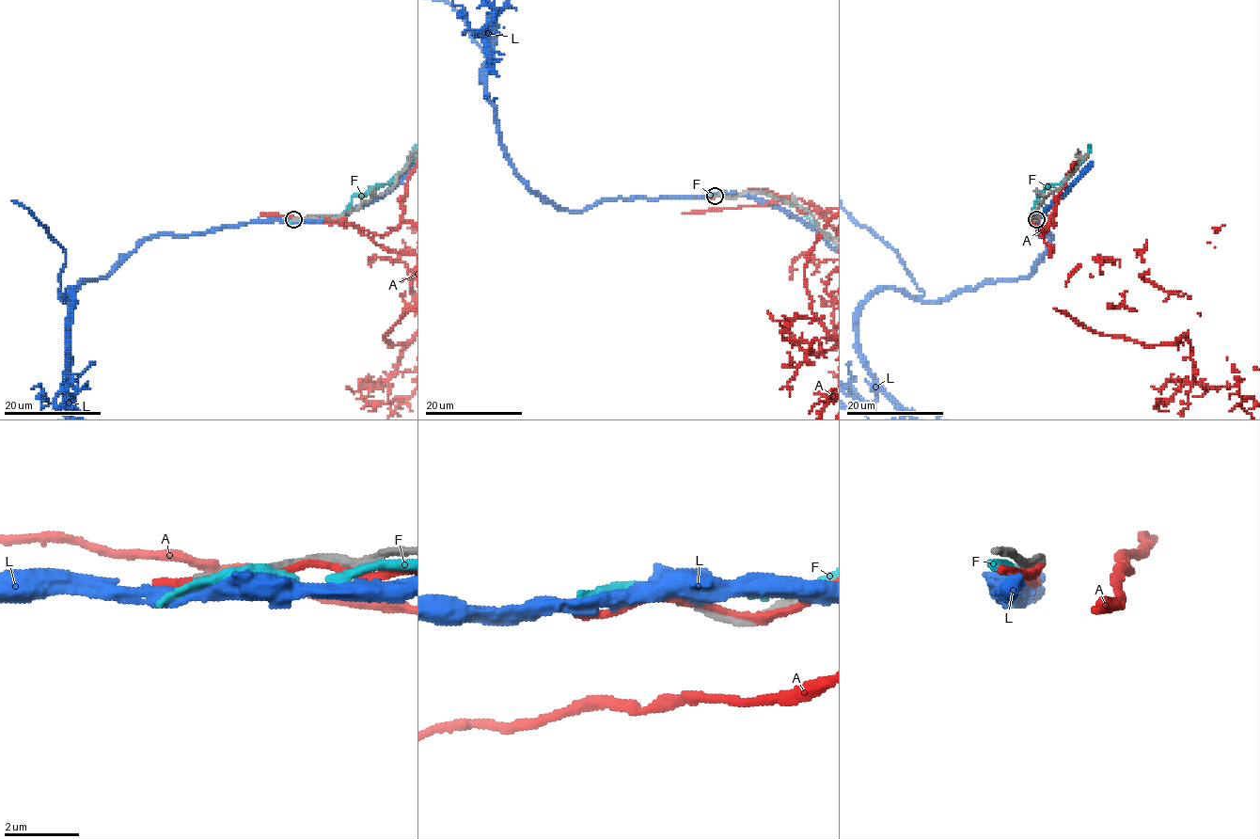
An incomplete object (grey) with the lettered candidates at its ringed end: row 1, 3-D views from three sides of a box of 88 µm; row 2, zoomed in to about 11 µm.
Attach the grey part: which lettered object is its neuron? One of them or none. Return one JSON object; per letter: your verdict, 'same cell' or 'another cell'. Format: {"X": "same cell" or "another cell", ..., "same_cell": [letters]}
{"A": "another cell", "F": "another cell", "L": "another cell", "same_cell": []}

